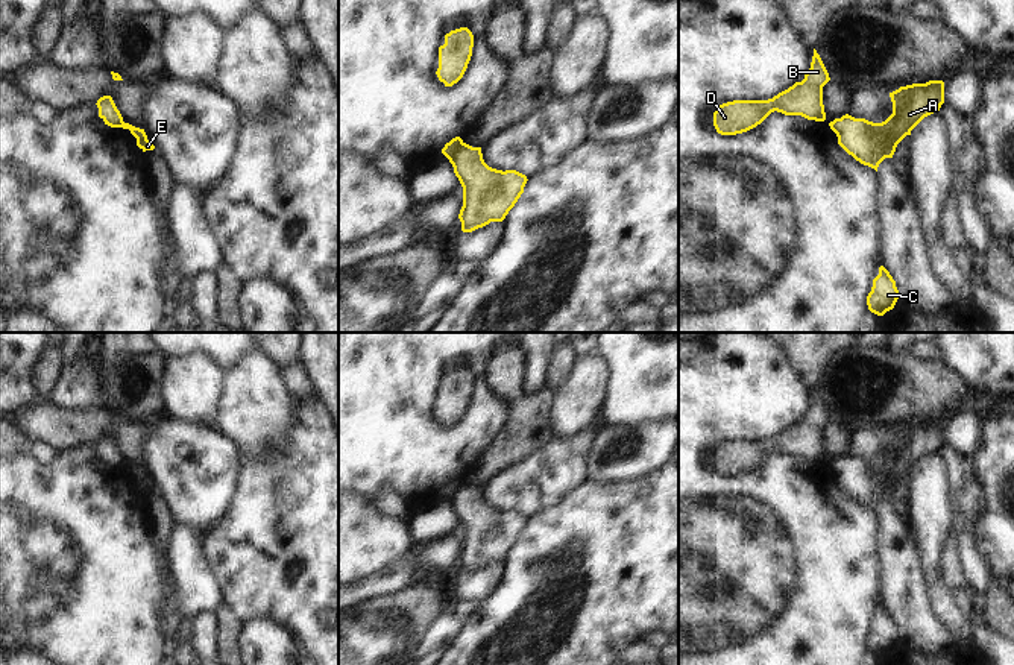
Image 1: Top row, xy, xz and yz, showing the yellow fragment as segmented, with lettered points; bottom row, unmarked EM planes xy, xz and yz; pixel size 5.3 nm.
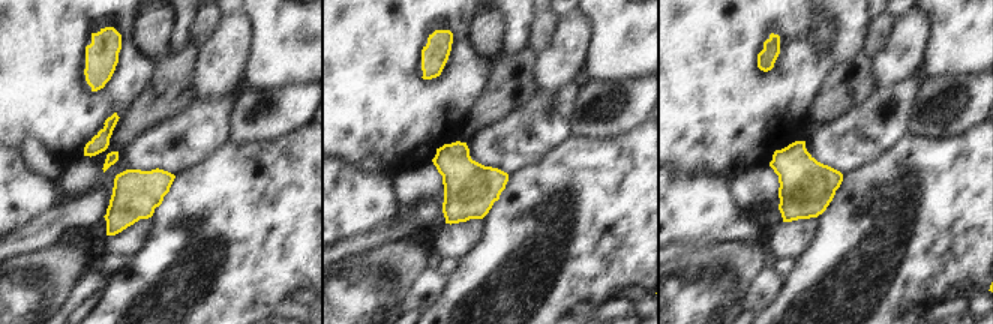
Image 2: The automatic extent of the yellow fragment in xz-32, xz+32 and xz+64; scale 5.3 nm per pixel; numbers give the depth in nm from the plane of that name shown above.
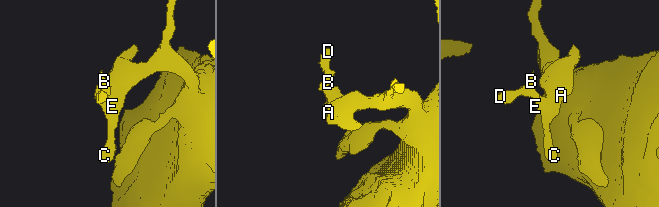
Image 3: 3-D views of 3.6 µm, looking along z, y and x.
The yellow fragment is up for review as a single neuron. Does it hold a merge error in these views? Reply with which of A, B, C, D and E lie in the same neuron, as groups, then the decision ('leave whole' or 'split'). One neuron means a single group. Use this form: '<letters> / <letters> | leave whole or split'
A C E / B D | split

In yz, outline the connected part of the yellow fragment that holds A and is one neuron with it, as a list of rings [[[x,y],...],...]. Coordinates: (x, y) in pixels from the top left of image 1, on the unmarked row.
[[[929,421],[900,427],[890,433],[893,454],[882,463],[849,454],[829,463],[838,484],[856,501],[877,512],[885,498],[893,498],[897,484],[927,455],[944,443],[944,422]]]

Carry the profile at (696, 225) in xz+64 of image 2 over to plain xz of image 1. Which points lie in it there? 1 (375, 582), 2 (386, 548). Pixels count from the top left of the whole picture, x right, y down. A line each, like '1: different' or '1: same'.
1: different
2: same

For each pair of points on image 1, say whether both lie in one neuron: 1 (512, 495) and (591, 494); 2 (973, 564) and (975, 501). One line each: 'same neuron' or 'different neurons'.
1: different neurons
2: same neuron

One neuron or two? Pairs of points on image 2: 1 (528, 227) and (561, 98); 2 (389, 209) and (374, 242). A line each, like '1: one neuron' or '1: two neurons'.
1: two neurons
2: two neurons

